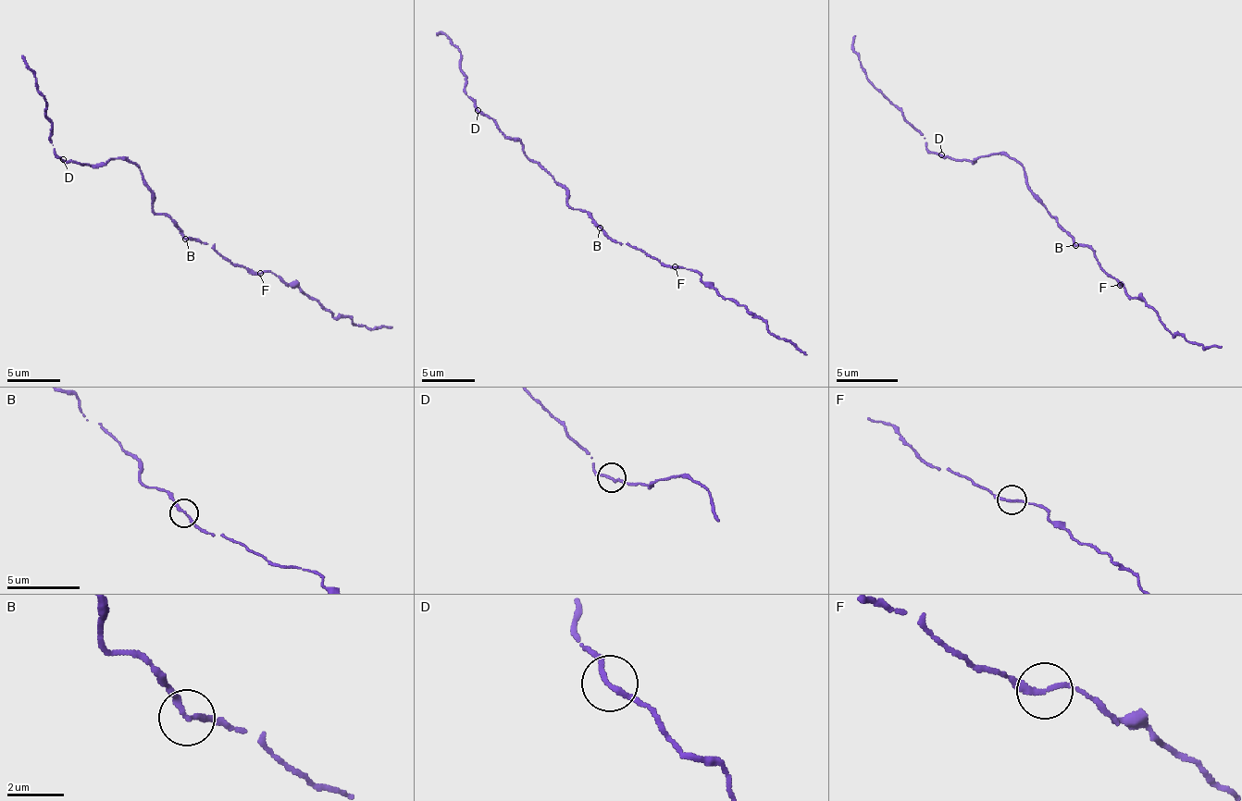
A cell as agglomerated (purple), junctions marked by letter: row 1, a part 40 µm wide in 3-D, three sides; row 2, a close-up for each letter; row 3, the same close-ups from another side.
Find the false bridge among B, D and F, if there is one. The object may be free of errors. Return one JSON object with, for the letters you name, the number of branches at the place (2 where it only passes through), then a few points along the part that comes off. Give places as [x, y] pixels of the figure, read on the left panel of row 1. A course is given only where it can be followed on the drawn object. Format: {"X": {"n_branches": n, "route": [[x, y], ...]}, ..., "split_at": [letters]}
{"split_at": []}

